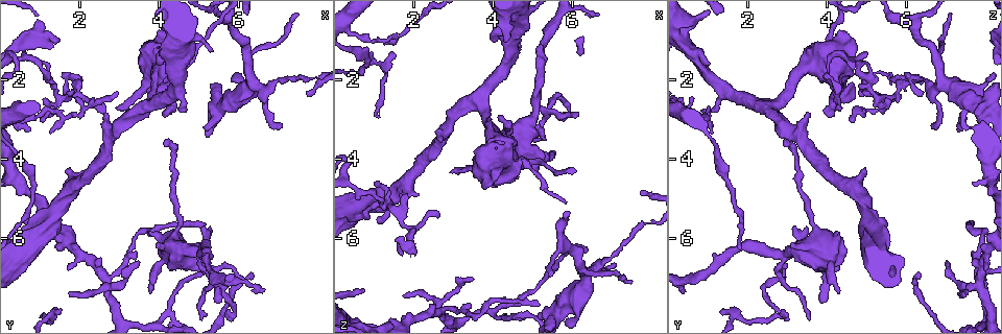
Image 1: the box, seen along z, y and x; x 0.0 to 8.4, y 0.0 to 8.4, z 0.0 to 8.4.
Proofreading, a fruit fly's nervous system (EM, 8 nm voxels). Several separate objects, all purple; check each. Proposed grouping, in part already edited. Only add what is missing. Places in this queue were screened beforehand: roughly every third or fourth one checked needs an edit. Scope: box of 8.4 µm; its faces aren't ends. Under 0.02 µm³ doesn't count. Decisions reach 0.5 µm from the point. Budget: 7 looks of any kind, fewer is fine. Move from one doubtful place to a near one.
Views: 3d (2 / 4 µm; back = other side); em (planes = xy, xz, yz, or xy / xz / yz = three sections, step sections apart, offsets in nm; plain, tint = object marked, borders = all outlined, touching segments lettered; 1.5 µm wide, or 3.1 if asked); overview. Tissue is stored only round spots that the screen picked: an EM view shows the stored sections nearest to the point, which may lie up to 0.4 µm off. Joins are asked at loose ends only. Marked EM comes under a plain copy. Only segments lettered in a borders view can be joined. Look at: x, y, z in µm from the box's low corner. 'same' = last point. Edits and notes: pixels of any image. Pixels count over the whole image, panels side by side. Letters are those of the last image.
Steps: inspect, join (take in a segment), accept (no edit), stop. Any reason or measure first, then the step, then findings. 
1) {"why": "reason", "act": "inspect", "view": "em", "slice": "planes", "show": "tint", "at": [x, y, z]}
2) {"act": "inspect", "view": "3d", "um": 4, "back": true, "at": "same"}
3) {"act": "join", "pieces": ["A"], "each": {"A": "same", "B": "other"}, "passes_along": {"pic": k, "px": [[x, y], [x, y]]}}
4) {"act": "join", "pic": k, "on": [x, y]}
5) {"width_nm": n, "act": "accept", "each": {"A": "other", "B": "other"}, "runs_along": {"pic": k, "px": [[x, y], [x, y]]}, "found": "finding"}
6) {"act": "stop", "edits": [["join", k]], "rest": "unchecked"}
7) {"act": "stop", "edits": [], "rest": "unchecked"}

{"why": "free end", "act": "inspect", "view": "3d", "um": 2, "at": [4.60, 2.80, 1.05]}

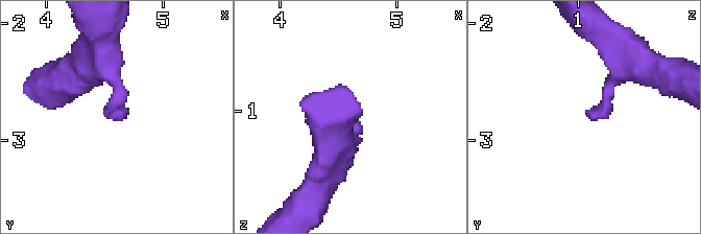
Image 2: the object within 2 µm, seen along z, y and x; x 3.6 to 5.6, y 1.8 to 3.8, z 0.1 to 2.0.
{"why": "now the EM", "act": "inspect", "view": "em", "slice": "planes", "show": "borders", "at": [4.64, 2.82, 1.08]}

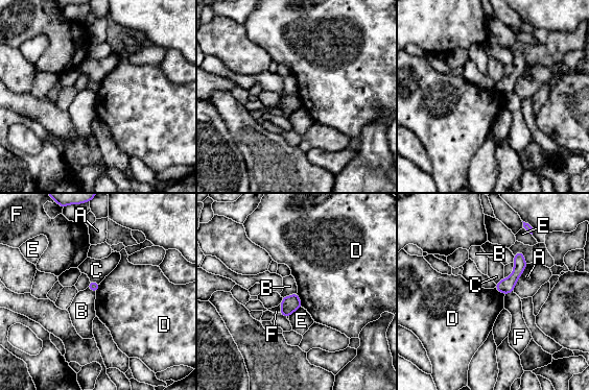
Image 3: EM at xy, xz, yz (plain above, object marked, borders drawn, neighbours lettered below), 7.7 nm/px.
{"act": "accept", "each": {"A": "other", "B": "other", "C": "other", "D": "other", "E": "other", "F": "other"}, "border": {"pic": 3, "px": [[297, 291], [282, 297]]}, "found": "none of them fits"}

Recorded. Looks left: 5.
{"why": "branch stops here", "act": "inspect", "view": "em", "slice": "xy", "step": 8, "show": "tint", "at": [5.50, 7.60, 3.85]}

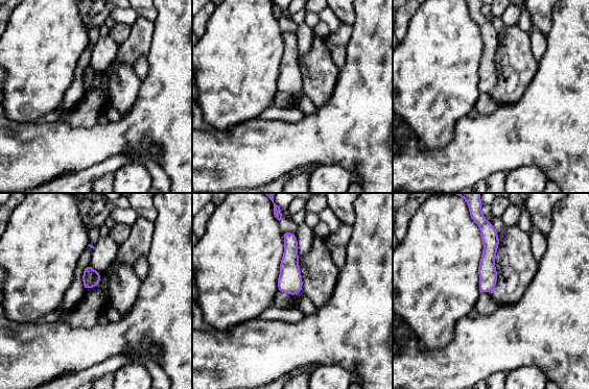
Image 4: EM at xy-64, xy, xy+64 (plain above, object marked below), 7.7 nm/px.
{"why": "another direction", "act": "inspect", "view": "em", "slice": "yz", "step": 4, "show": "borders", "at": "same"}

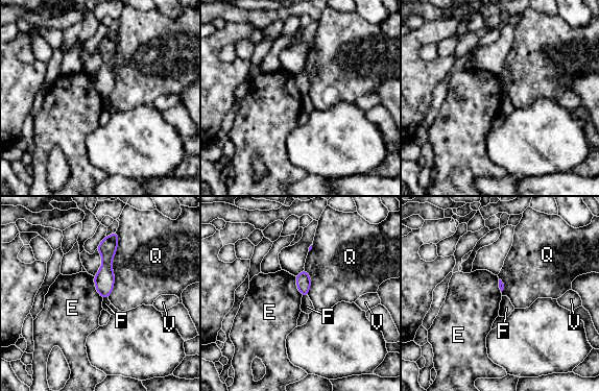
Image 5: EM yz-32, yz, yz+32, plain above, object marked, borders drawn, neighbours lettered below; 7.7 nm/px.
{"act": "accept", "each": {"E": "other", "F": "other", "Q": "other", "V": "other"}, "runs_along": {"pic": 5, "px": [[115, 236], [108, 246], [103, 295]]}, "found": "none of them fits"}

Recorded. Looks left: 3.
{"why": "thin end", "act": "inspect", "view": "em", "slice": "planes", "show": "borders", "at": [1.70, 7.35, 7.45]}

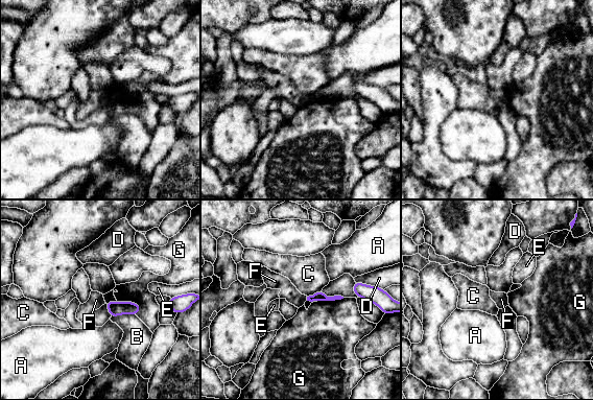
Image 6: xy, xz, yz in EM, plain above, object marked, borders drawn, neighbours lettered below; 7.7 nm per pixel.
{"longest_contact_nm": ["G", 200], "act": "accept", "each": {"A": "other", "B": "other", "C": "other", "D": "other", "E": "other", "F": "other", "G": "other"}, "found": "no lettered segment goes on from it"}

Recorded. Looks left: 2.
{"act": "stop", "edits": [], "rest": "unchecked"}

